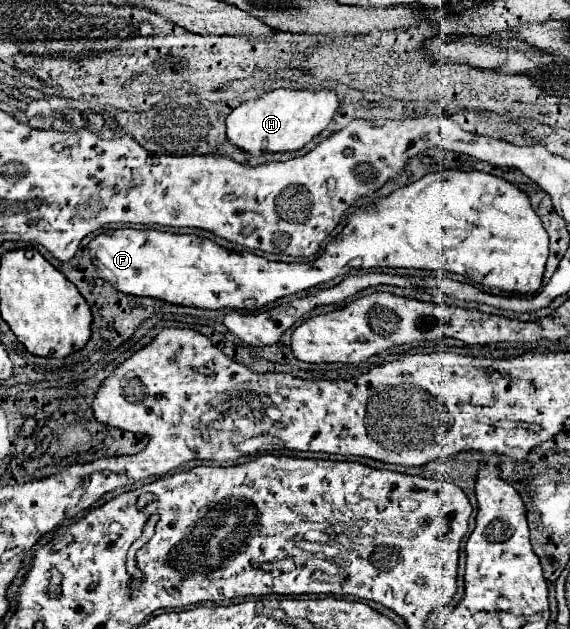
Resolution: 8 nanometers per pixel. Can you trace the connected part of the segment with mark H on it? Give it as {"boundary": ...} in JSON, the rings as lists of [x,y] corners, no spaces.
{"boundary":[[[276,88],[262,92],[258,98],[246,100],[236,106],[226,118],[228,140],[256,156],[256,152],[286,152],[304,148],[314,136],[318,136],[338,110],[338,96],[334,90],[294,90]]]}

